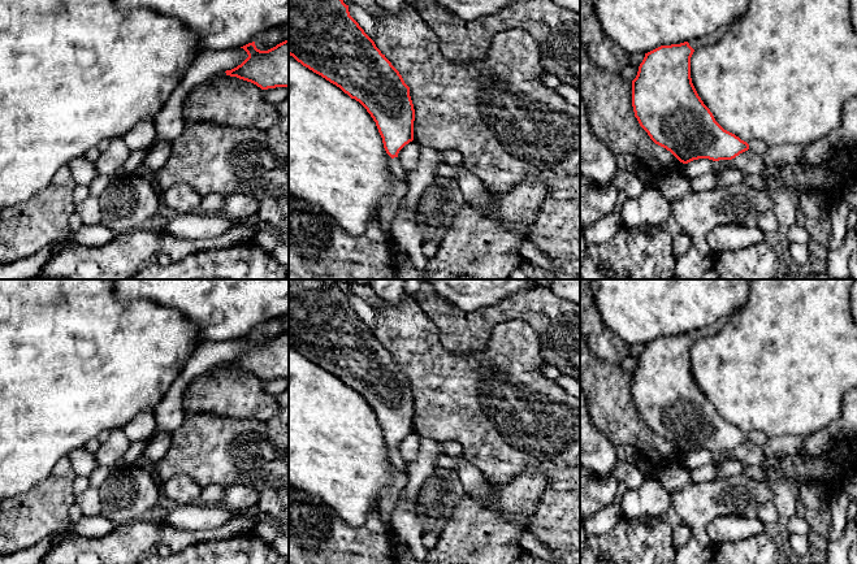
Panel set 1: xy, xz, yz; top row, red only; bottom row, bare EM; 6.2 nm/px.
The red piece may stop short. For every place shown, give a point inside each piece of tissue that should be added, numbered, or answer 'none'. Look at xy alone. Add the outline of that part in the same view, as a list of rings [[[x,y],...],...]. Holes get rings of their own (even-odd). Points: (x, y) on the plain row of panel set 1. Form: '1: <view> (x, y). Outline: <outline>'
none

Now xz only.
1: xz (394, 455). Outline: [[[398,448],[389,450],[389,459],[399,472],[407,474],[407,463],[402,459]]]

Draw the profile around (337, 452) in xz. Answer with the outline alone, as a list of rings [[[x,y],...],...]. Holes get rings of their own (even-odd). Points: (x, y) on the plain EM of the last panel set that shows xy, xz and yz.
[[[289,346],[289,487],[321,499],[346,525],[362,526],[367,516],[378,509],[380,499],[398,470],[389,459],[389,450],[367,400]]]

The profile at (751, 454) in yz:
[[[748,441],[731,451],[728,460],[736,460],[745,467],[759,465],[767,456],[761,444]]]

